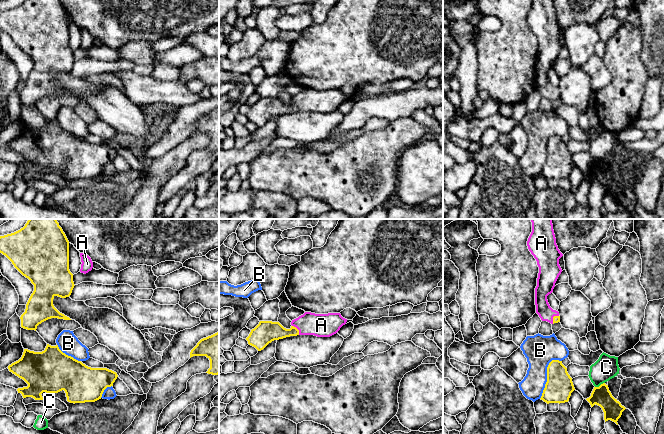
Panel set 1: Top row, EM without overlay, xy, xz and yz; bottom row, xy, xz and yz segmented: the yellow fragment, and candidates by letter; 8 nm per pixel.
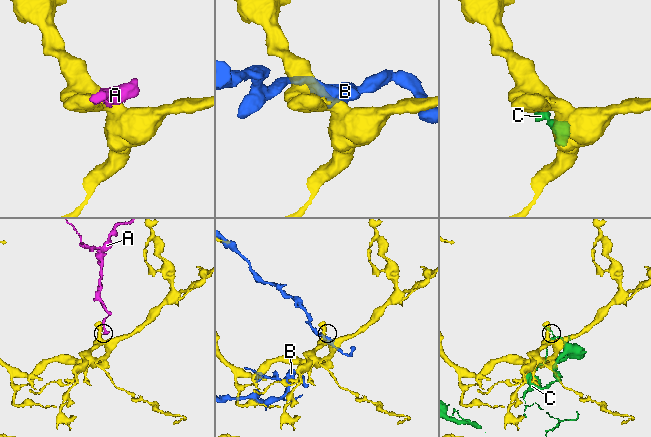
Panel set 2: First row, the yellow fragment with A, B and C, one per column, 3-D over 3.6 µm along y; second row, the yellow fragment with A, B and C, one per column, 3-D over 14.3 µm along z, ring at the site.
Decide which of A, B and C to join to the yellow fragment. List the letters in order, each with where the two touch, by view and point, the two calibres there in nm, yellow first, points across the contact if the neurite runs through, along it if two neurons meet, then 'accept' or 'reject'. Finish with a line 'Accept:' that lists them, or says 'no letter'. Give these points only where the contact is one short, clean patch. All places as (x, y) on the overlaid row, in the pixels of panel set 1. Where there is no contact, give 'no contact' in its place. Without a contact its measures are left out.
A: xz (297, 329) | 180/190 nm | across xz (266, 331), (292, 332), (297, 329), (302, 325), (321, 325) | accept
B: yz (547, 375) | 220/240 nm | reject
C: yz (600, 385) | 160/190 nm | along yz (604, 382), (595, 387) | reject
Accept: A

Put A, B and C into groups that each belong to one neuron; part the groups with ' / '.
A / B / C

